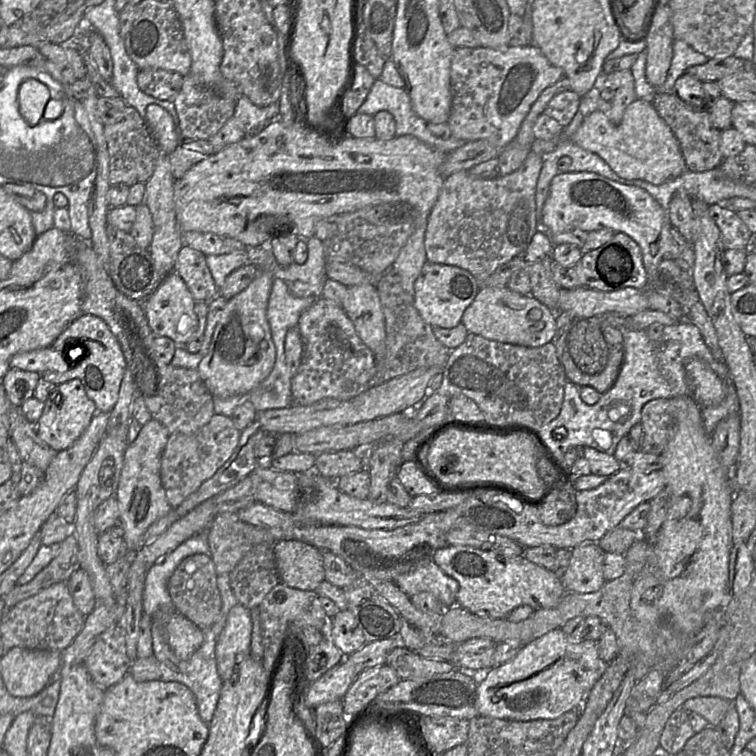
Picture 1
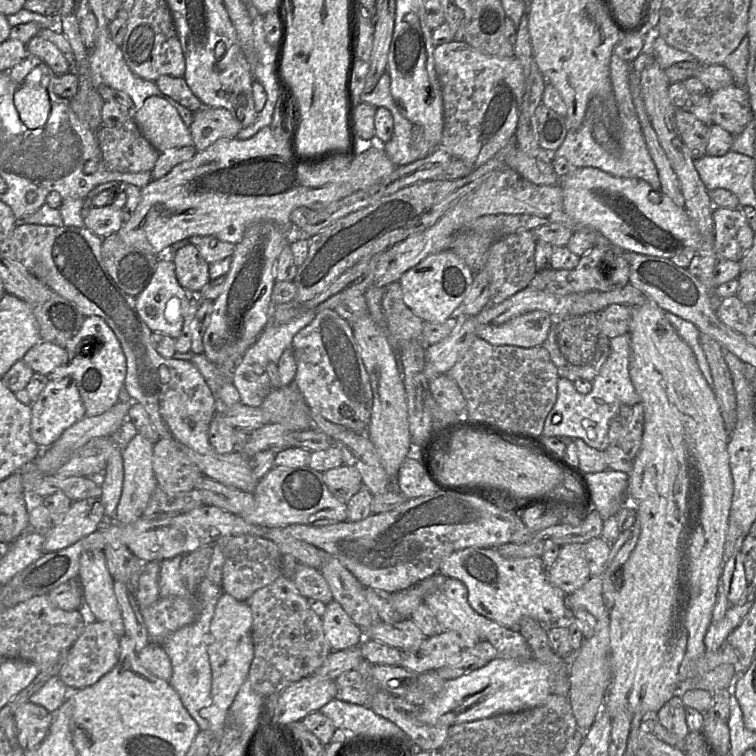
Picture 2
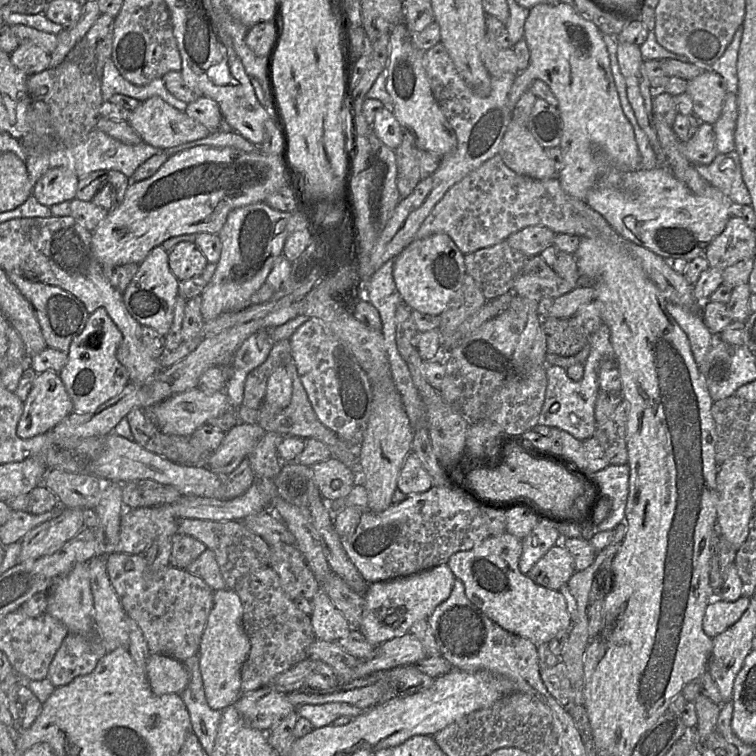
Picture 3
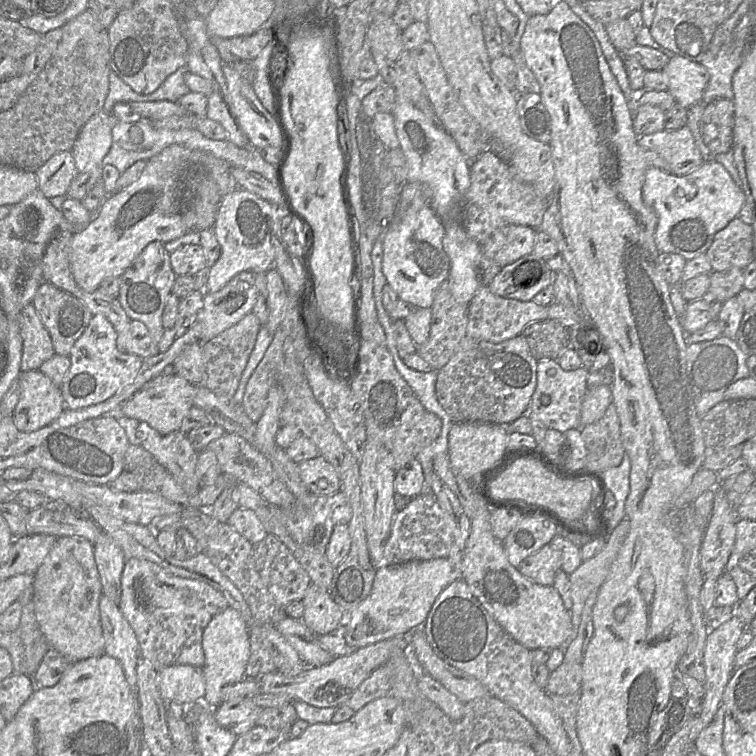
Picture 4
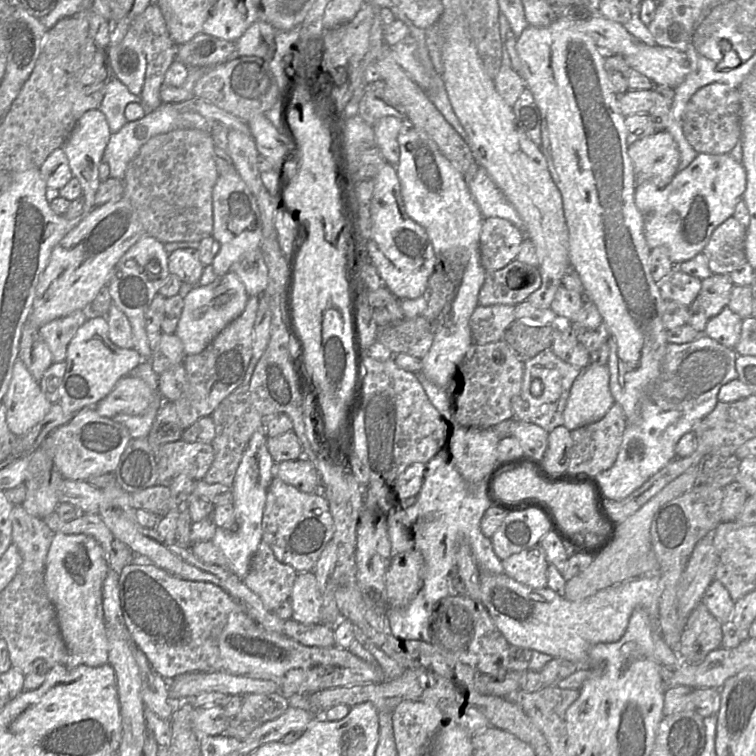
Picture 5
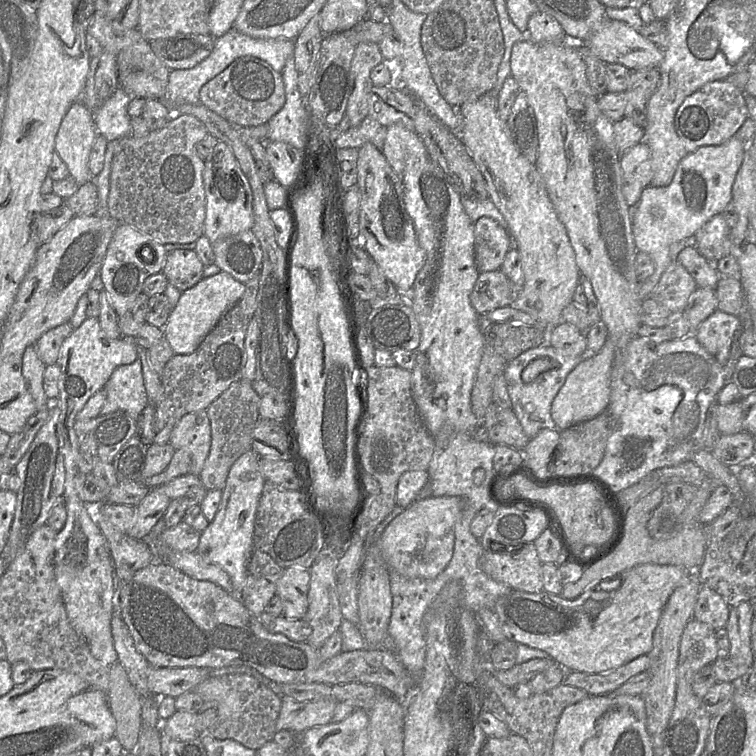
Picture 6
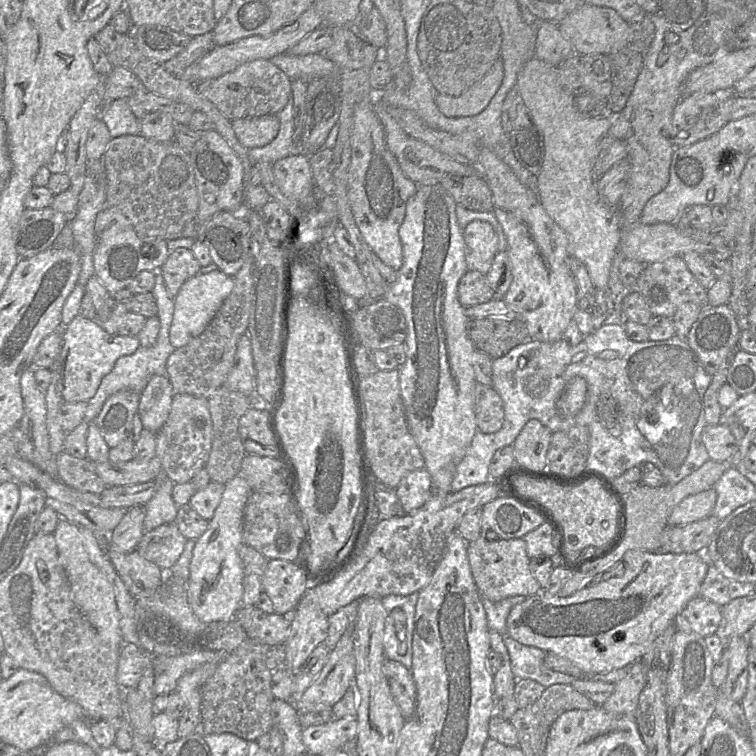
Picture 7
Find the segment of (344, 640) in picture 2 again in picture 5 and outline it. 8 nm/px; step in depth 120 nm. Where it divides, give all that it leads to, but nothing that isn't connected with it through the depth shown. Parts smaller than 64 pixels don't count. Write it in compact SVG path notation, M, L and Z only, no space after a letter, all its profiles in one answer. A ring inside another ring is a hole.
M313 572L298 573L288 600L292 605L292 620L306 625L321 623L322 595Z

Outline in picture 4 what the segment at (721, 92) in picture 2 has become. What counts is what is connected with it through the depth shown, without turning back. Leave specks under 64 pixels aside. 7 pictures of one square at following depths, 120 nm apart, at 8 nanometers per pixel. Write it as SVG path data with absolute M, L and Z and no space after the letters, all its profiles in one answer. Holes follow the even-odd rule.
M675 53L662 72L668 79L668 92L682 107L688 109L701 100L709 81L709 73L701 63Z

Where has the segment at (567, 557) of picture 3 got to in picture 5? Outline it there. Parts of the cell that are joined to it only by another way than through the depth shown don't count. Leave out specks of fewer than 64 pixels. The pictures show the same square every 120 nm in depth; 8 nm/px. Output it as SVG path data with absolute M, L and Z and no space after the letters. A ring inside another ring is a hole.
M540 543L506 558L502 566L506 575L523 585L534 589L547 587L549 563Z

